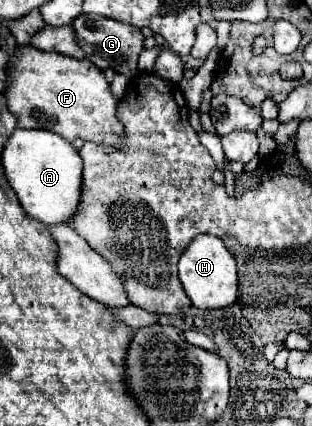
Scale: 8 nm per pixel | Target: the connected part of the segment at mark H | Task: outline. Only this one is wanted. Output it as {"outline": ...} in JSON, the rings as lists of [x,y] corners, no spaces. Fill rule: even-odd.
{"outline":[[[200,235],[194,239],[192,245],[182,253],[178,261],[178,275],[184,285],[186,295],[190,297],[192,305],[198,309],[222,309],[230,307],[238,299],[238,277],[234,271],[234,255],[226,249],[220,237]]]}

